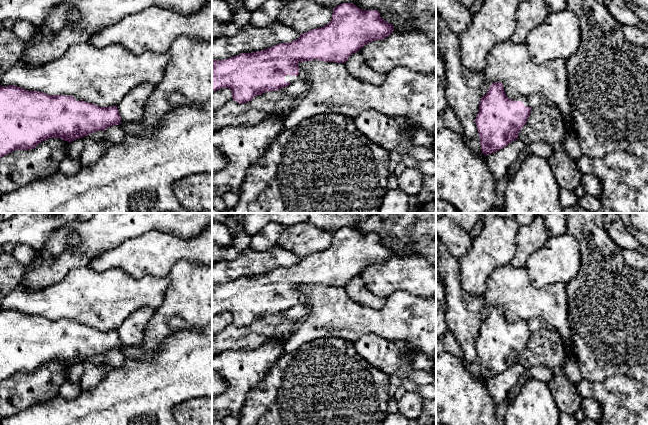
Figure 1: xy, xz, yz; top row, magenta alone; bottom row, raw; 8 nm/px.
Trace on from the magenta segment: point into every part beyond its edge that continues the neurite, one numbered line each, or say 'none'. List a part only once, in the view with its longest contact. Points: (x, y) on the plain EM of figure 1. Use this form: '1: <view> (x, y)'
1: xz (302, 299)

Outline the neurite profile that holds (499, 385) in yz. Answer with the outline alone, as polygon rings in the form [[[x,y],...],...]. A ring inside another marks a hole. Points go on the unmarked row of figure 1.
[[[519,363],[512,365],[505,372],[487,379],[487,388],[493,398],[494,404],[499,405],[508,391],[517,383],[518,379],[527,372],[527,368]]]

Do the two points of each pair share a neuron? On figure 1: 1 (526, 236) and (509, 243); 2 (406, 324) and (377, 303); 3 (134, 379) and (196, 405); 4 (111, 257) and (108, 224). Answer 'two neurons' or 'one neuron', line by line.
1: two neurons
2: two neurons
3: two neurons
4: two neurons

